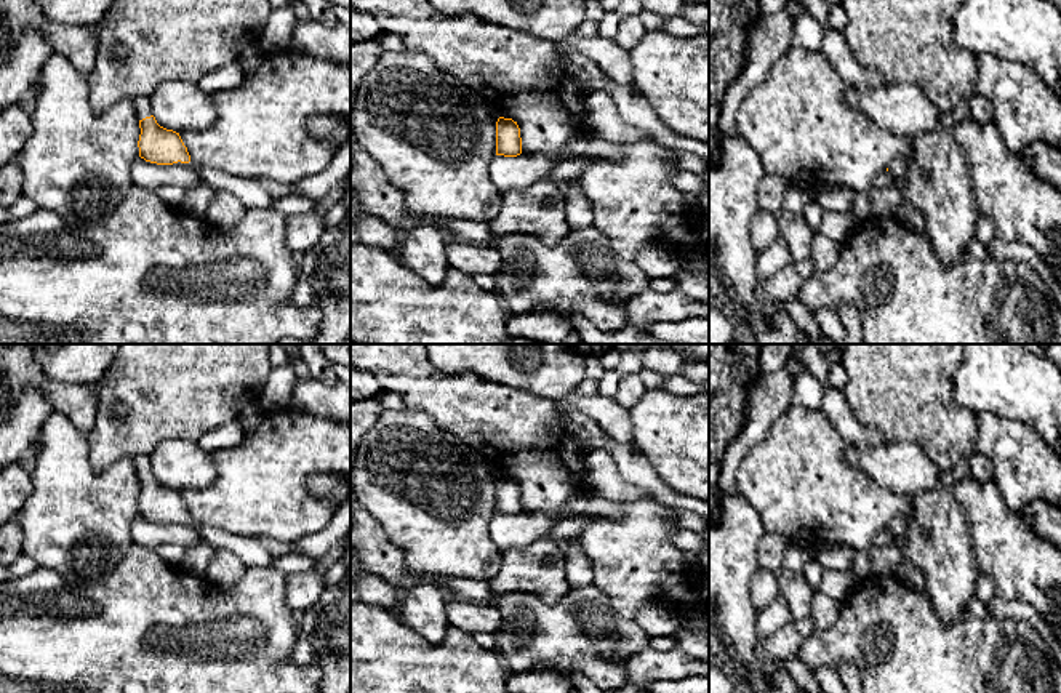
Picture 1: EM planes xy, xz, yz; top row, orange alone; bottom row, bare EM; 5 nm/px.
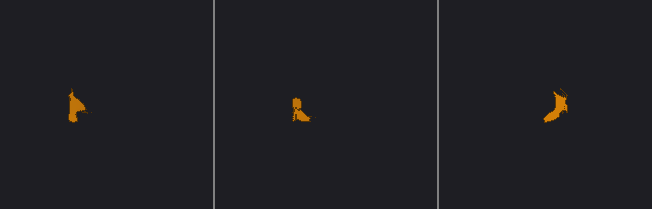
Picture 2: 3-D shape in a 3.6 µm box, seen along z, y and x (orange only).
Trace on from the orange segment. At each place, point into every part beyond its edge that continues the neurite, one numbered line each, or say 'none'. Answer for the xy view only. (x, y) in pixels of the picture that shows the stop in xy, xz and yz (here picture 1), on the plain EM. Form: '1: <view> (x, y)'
1: xy (141, 463)
2: xy (252, 552)

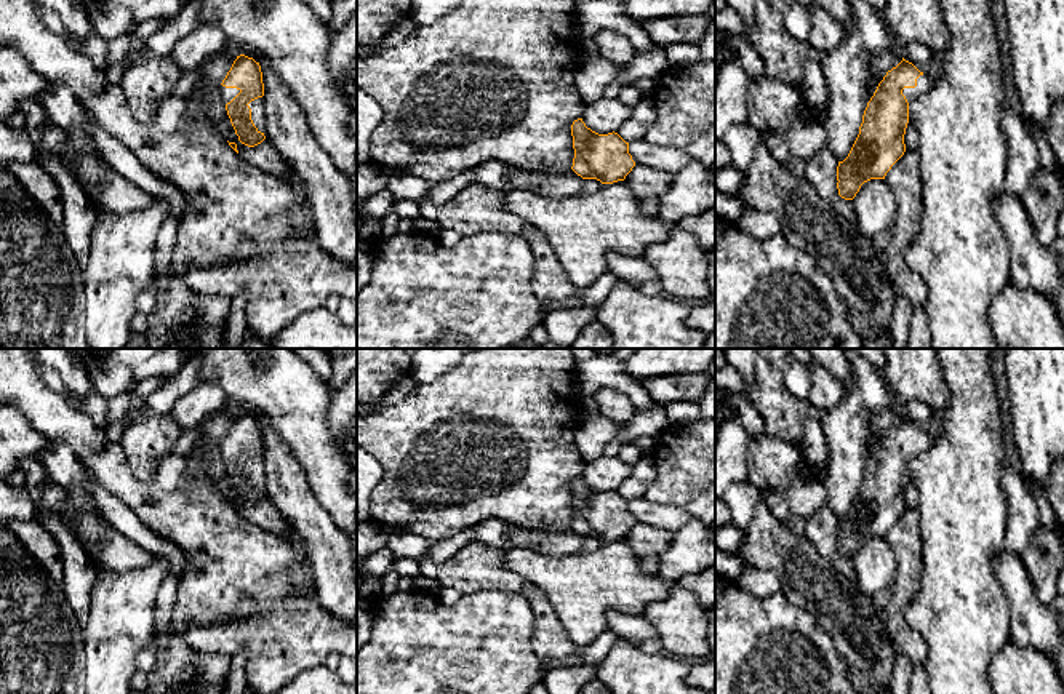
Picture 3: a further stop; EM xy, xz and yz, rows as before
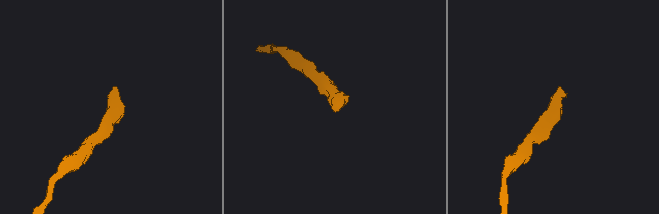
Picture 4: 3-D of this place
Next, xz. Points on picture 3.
none

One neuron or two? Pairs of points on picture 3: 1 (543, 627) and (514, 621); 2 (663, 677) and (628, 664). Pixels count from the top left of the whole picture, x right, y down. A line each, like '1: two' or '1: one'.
1: two
2: one

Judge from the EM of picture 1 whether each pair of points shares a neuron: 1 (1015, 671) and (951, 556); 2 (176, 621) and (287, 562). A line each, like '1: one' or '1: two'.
1: two
2: two

